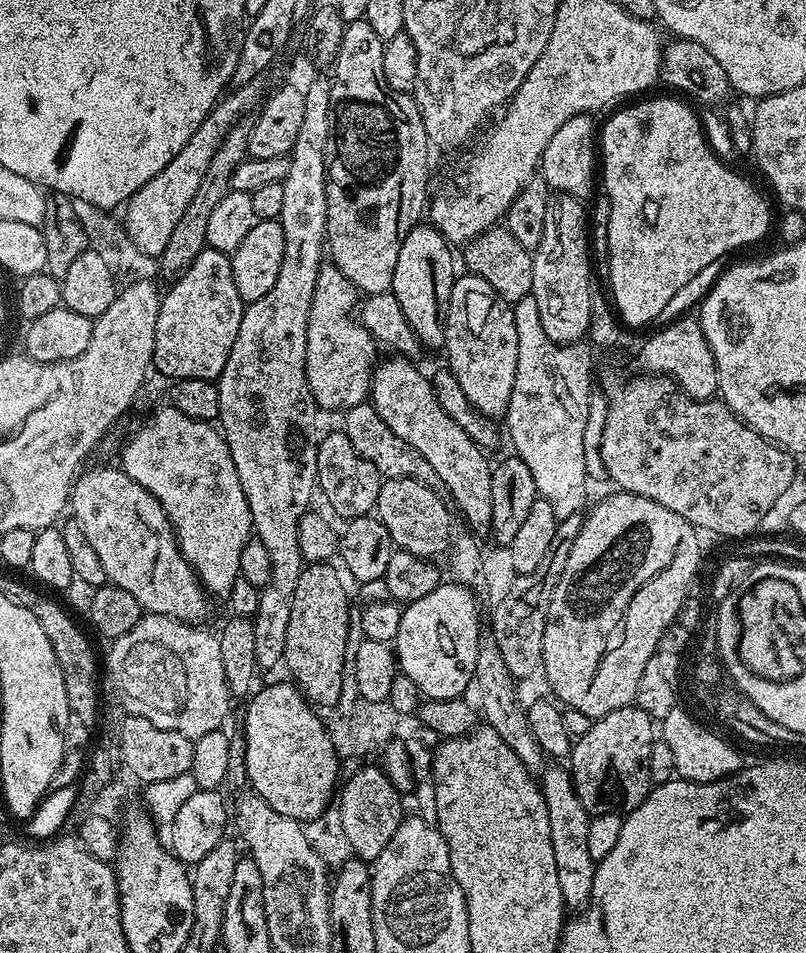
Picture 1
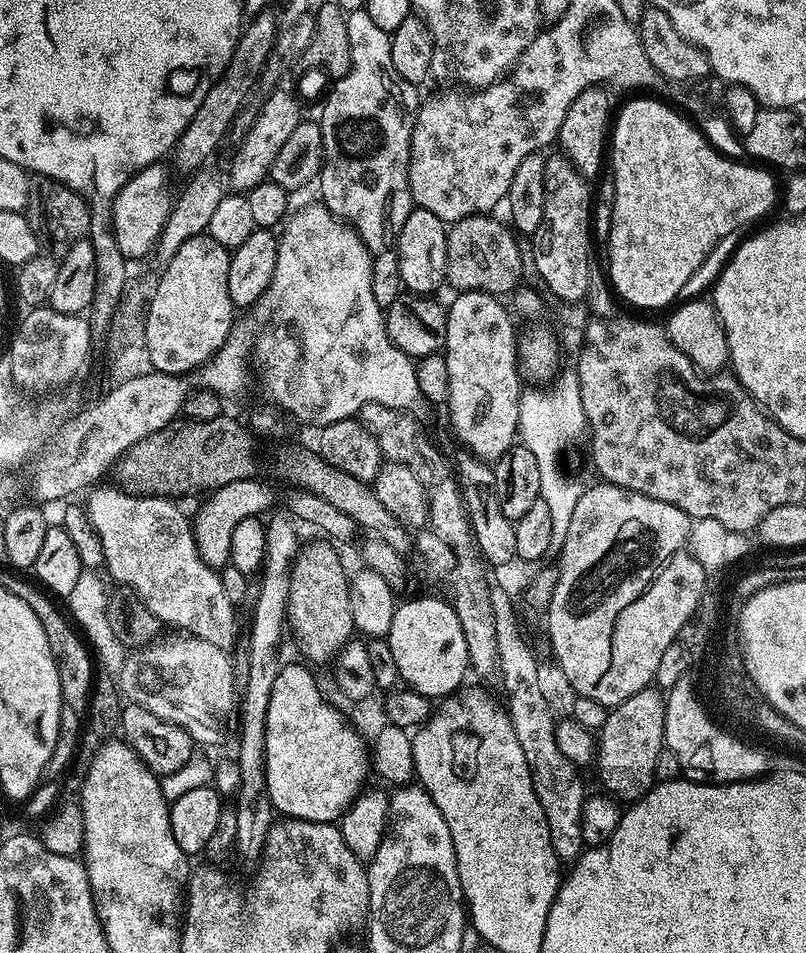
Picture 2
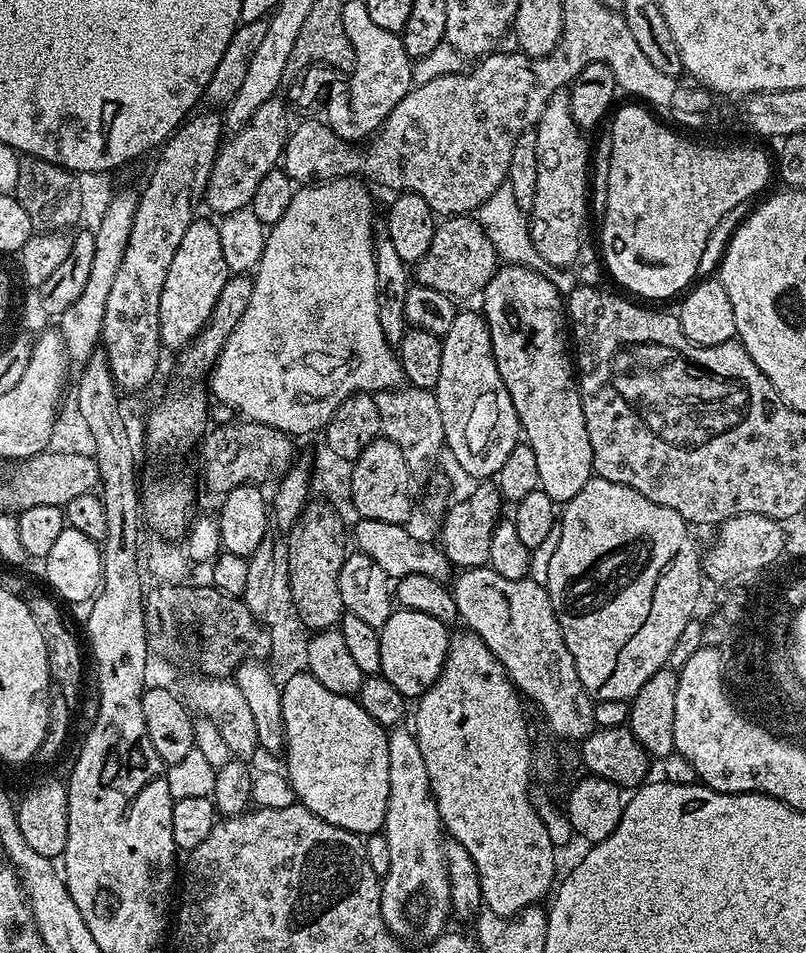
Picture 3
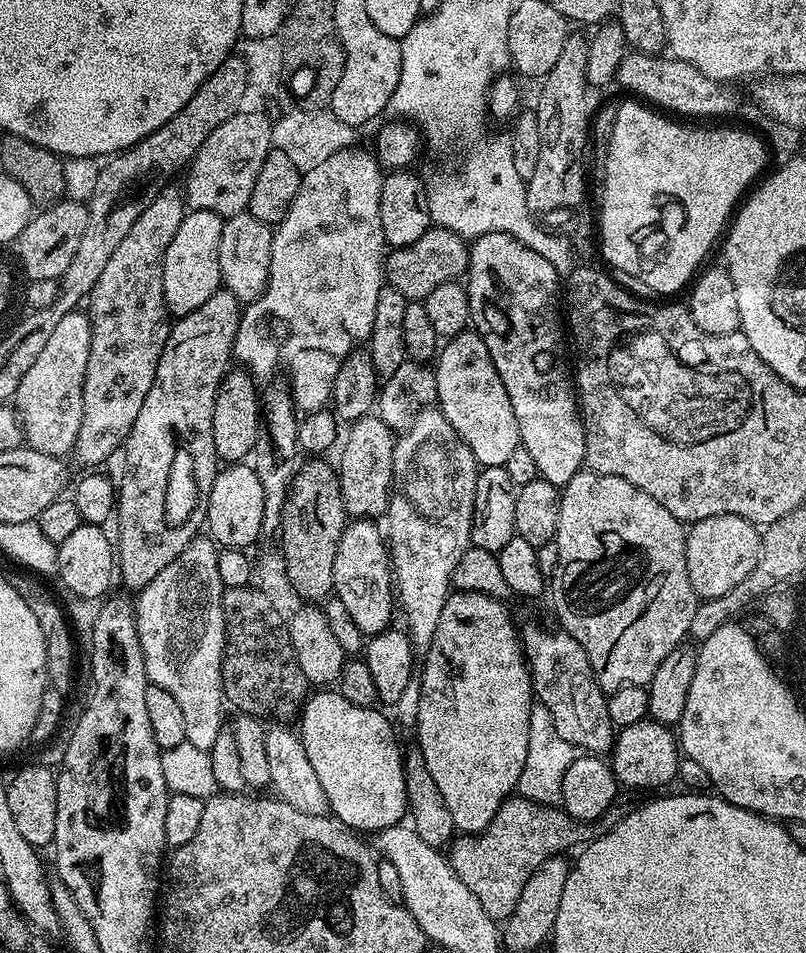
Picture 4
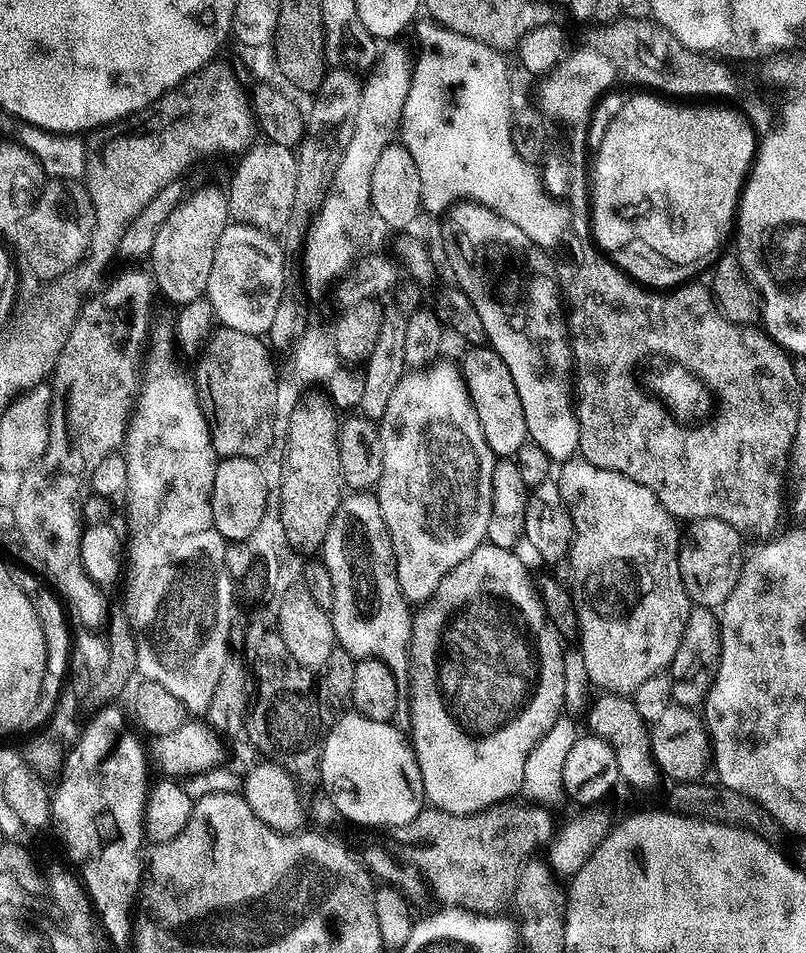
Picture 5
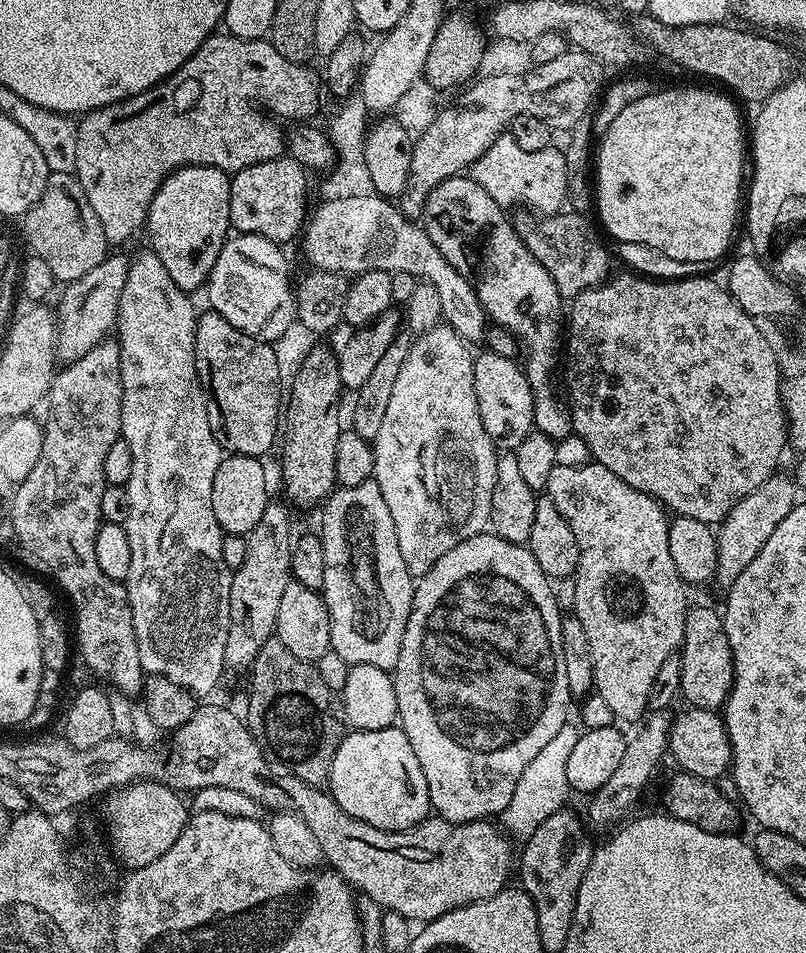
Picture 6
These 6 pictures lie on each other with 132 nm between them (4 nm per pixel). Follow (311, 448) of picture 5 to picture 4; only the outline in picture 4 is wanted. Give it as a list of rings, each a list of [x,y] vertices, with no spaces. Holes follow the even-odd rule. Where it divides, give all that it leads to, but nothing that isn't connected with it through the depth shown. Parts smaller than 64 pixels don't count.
[[[324,458],[305,461],[297,467],[289,486],[278,533],[279,551],[286,562],[286,574],[290,574],[290,586],[294,586],[301,601],[323,602],[334,592],[334,558],[346,527],[346,513],[337,469]]]

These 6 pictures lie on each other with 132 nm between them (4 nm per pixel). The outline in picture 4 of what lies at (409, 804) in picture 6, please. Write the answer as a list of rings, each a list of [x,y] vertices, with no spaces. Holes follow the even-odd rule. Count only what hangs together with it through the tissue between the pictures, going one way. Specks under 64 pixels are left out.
[[[316,690],[304,701],[304,707],[298,717],[300,741],[304,744],[306,758],[310,758],[310,766],[314,766],[314,771],[318,774],[318,782],[322,782],[322,790],[326,790],[331,815],[345,828],[360,834],[375,834],[383,828],[399,824],[409,811],[404,756],[402,746],[400,750],[396,742],[397,729],[389,717],[388,721],[382,713],[376,711],[375,707],[363,708],[347,701],[340,696],[339,691]]]

